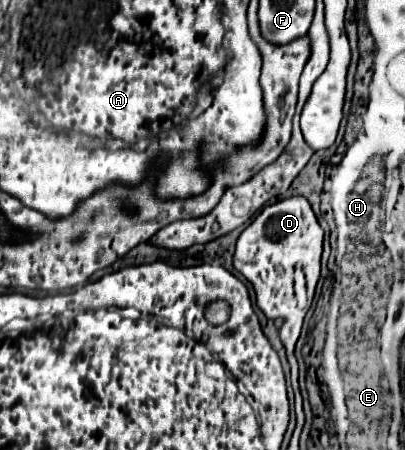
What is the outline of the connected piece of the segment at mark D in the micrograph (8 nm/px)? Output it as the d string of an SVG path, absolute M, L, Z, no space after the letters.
M297 196L297 198L285 198L271 206L265 206L259 212L259 216L241 232L241 236L237 238L235 254L233 254L235 270L241 272L253 284L259 310L269 320L275 320L275 318L285 320L279 334L281 334L281 342L287 350L287 360L291 366L293 380L297 378L297 360L295 360L293 350L295 350L295 342L301 332L303 316L307 312L307 306L301 306L293 292L293 268L295 268L297 260L309 260L305 264L303 272L305 272L305 280L307 280L307 286L305 286L307 302L311 302L317 280L319 280L319 262L311 262L311 260L317 260L317 256L321 256L321 252L323 252L323 228L319 226L309 202L303 196Z

